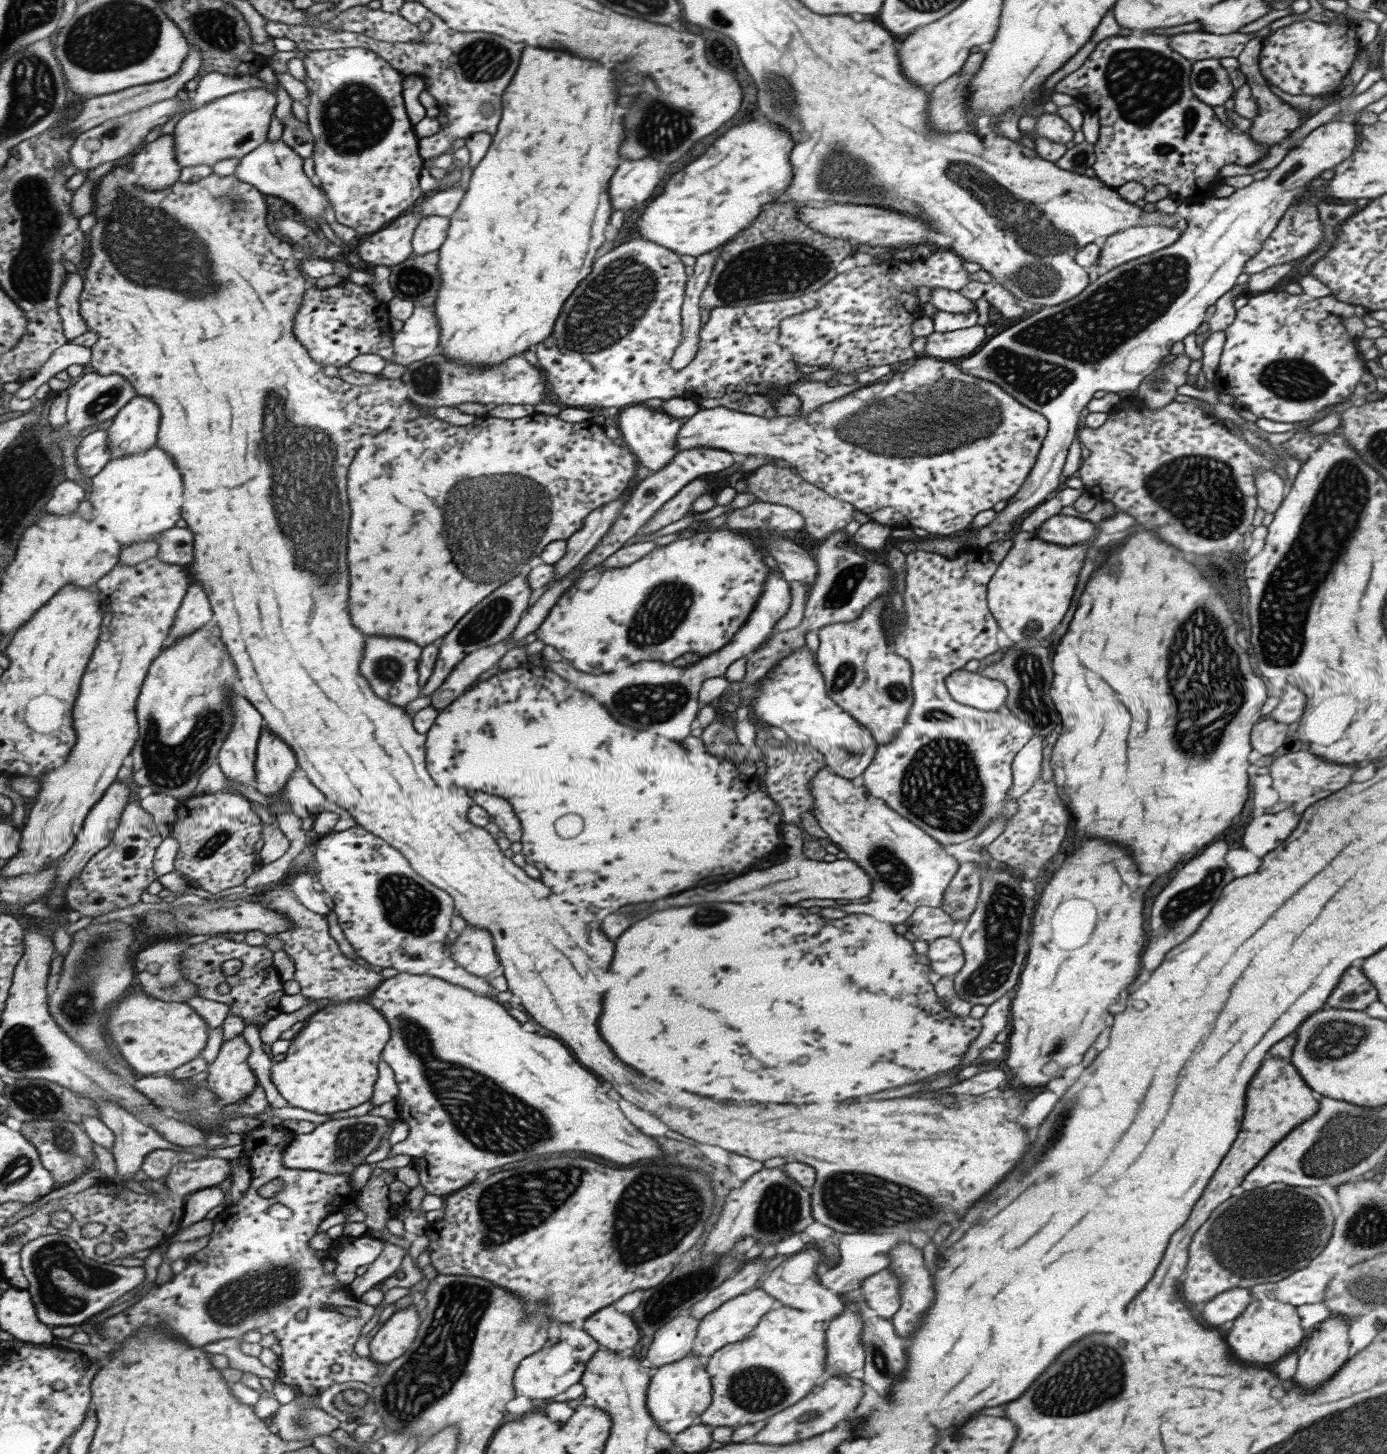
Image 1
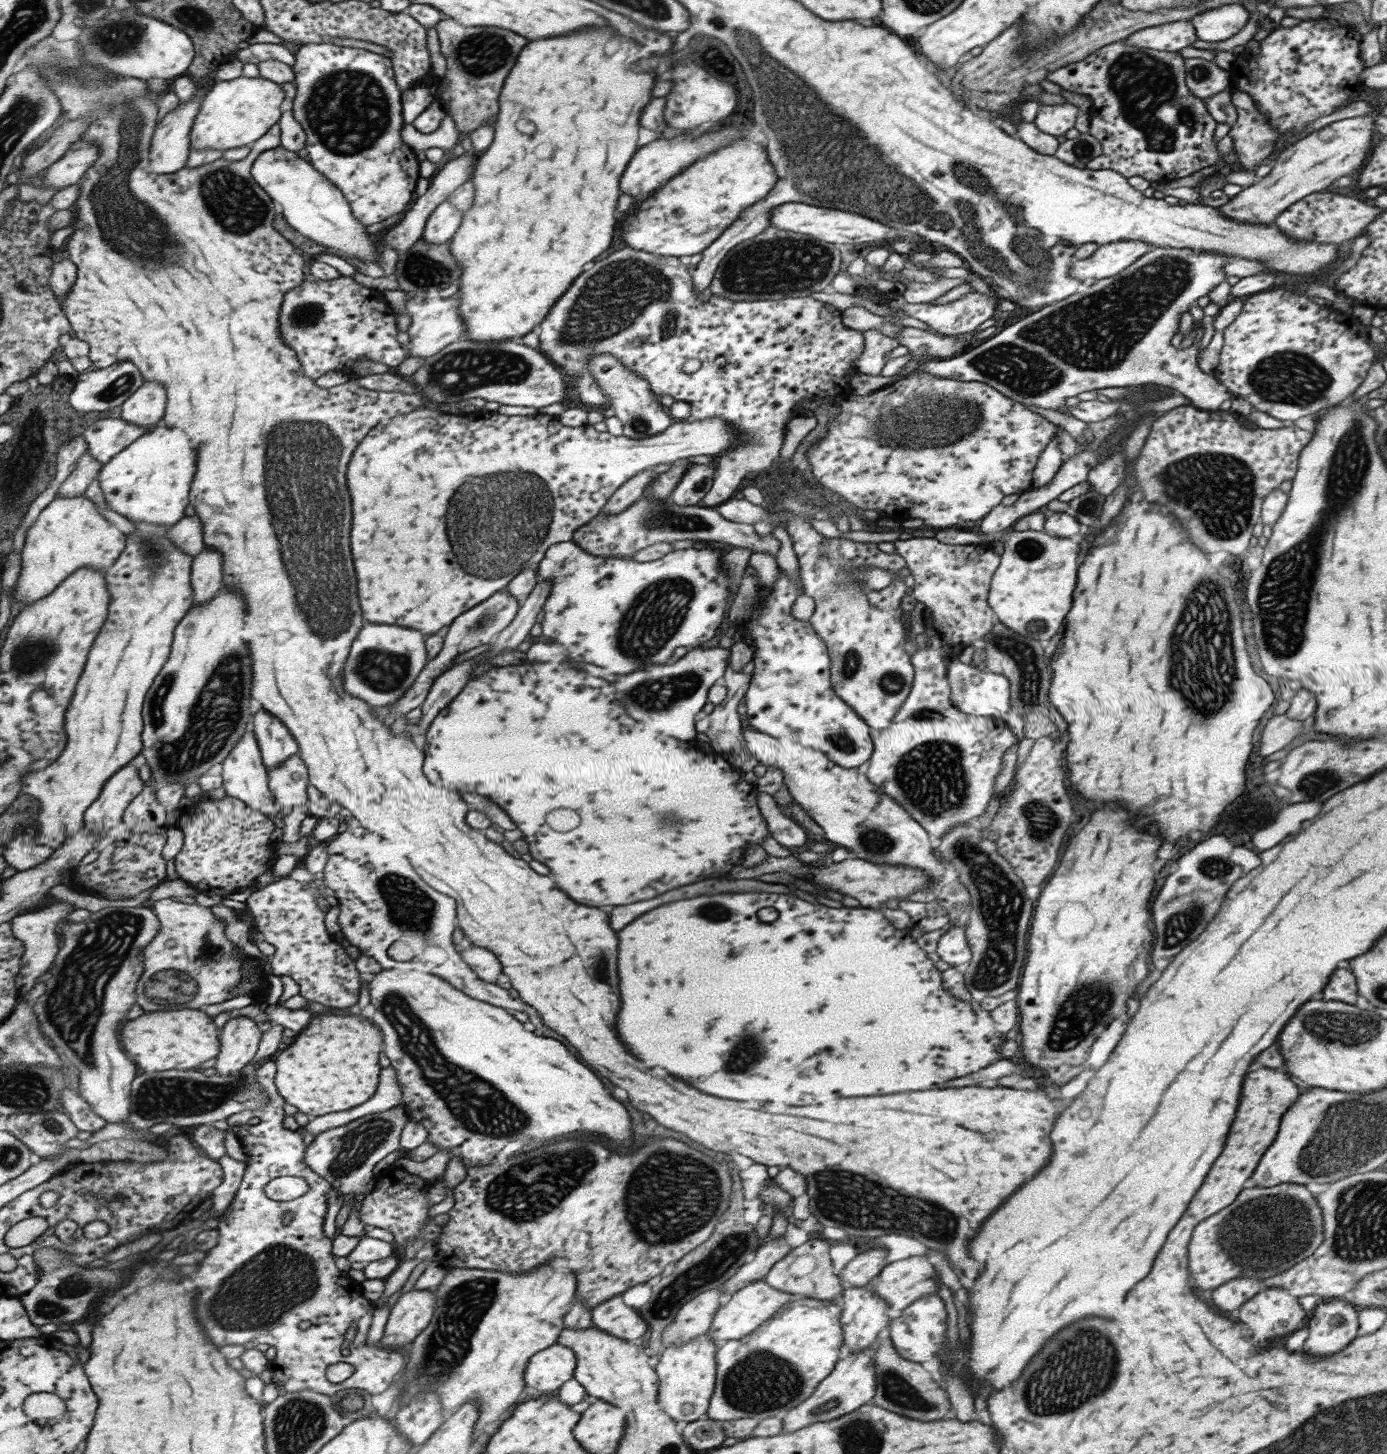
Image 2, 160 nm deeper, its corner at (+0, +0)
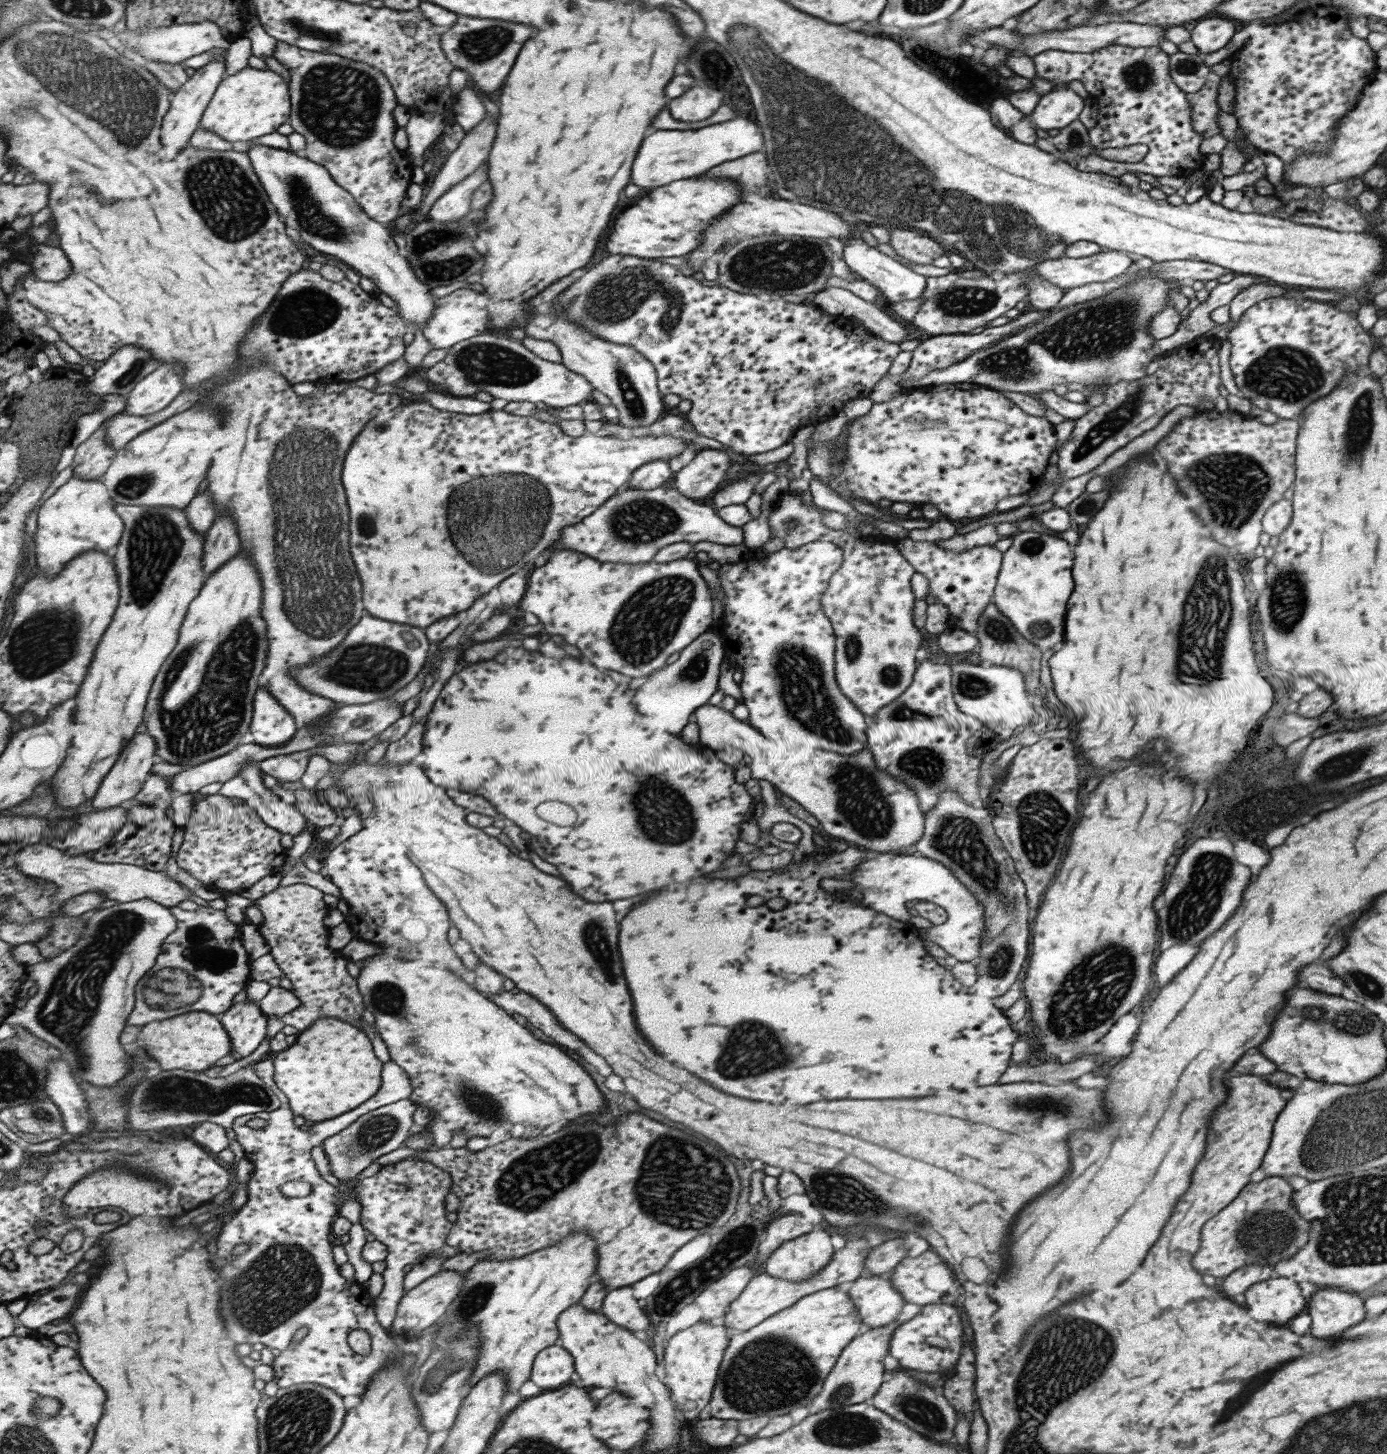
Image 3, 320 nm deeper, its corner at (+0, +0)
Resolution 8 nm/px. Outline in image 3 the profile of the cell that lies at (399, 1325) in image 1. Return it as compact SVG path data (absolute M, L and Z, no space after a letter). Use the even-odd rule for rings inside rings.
M445 1270L443 1272L437 1272L433 1274L433 1276L429 1276L425 1282L416 1286L413 1290L406 1291L406 1295L400 1302L398 1315L394 1320L392 1330L396 1335L412 1335L423 1332L427 1326L432 1326L432 1324L437 1323L441 1316L445 1314L446 1307L459 1296L459 1292L462 1290L463 1281L463 1274Z

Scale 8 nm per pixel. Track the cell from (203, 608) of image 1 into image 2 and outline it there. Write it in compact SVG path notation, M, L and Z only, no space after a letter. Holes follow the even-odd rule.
M203 550L194 558L191 584L194 590L194 605L209 602L224 588L224 558L217 550Z

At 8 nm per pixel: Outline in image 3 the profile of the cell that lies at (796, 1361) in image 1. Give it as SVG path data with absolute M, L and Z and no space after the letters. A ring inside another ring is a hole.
M837 1287L812 1292L791 1306L768 1316L761 1323L732 1335L724 1350L709 1404L709 1416L723 1420L749 1420L755 1416L769 1418L789 1414L793 1408L806 1406L822 1389L824 1378L835 1364L839 1353L849 1344L862 1320L846 1292Z

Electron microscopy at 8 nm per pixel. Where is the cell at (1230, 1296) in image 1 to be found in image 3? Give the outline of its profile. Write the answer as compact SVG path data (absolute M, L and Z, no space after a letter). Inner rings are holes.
M1248 1264L1233 1270L1227 1277L1223 1277L1221 1290L1225 1296L1235 1298L1235 1296L1245 1292L1252 1284L1267 1280L1271 1274L1271 1265Z

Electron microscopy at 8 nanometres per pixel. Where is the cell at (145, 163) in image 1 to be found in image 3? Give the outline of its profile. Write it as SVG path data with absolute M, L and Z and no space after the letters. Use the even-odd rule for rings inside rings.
M225 58L213 59L212 62L196 70L196 73L173 93L171 107L164 116L162 128L162 143L167 148L179 152L190 144L192 136L202 124L204 114L215 97L219 85L226 78L225 72L227 72Z

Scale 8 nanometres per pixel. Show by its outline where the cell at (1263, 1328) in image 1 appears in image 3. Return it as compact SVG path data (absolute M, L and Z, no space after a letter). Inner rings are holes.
M1285 1277L1271 1278L1252 1284L1245 1292L1245 1306L1253 1312L1255 1320L1271 1322L1271 1324L1285 1324L1287 1320L1295 1318L1299 1313L1305 1312L1307 1300L1301 1294L1300 1286Z

